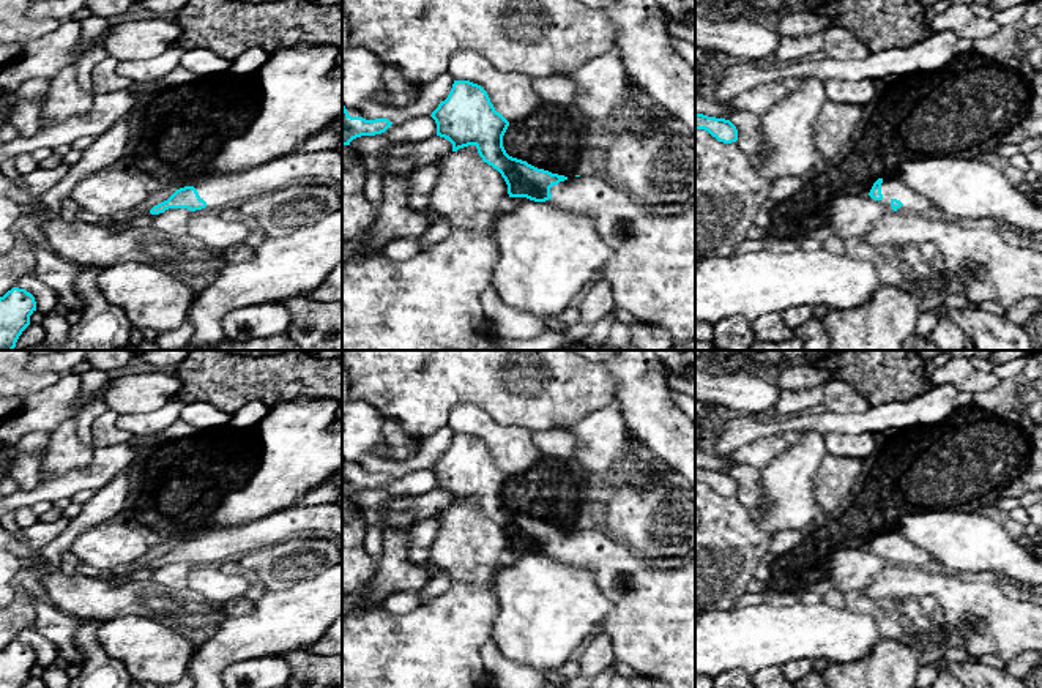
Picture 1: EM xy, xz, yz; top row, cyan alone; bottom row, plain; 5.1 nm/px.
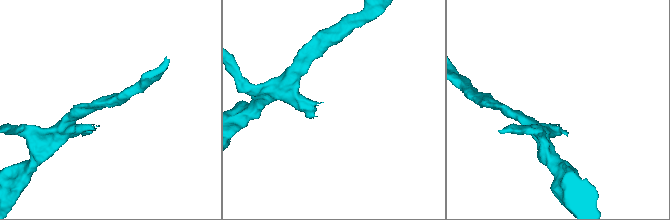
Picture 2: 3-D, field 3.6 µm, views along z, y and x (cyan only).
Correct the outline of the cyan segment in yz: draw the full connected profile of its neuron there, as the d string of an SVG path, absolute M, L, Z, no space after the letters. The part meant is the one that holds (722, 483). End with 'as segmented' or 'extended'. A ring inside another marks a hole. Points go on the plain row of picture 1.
M695 467L695 483L705 483L719 495L731 497L738 494L736 480L725 472L708 470L703 467Z; as segmented

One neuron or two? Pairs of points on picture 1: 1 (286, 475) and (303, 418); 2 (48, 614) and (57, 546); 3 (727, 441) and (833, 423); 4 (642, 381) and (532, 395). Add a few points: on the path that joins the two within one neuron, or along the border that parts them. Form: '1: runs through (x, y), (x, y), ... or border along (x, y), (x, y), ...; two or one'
1: runs through (293, 461), (300, 448), (301, 433); one
2: border along (37, 600), (32, 625); two
3: runs through (754, 430), (806, 423); one
4: border along (602, 366), (615, 385), (615, 400); two

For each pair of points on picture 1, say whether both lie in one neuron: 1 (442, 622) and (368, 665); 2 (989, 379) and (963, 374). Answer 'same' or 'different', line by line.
1: same
2: same

